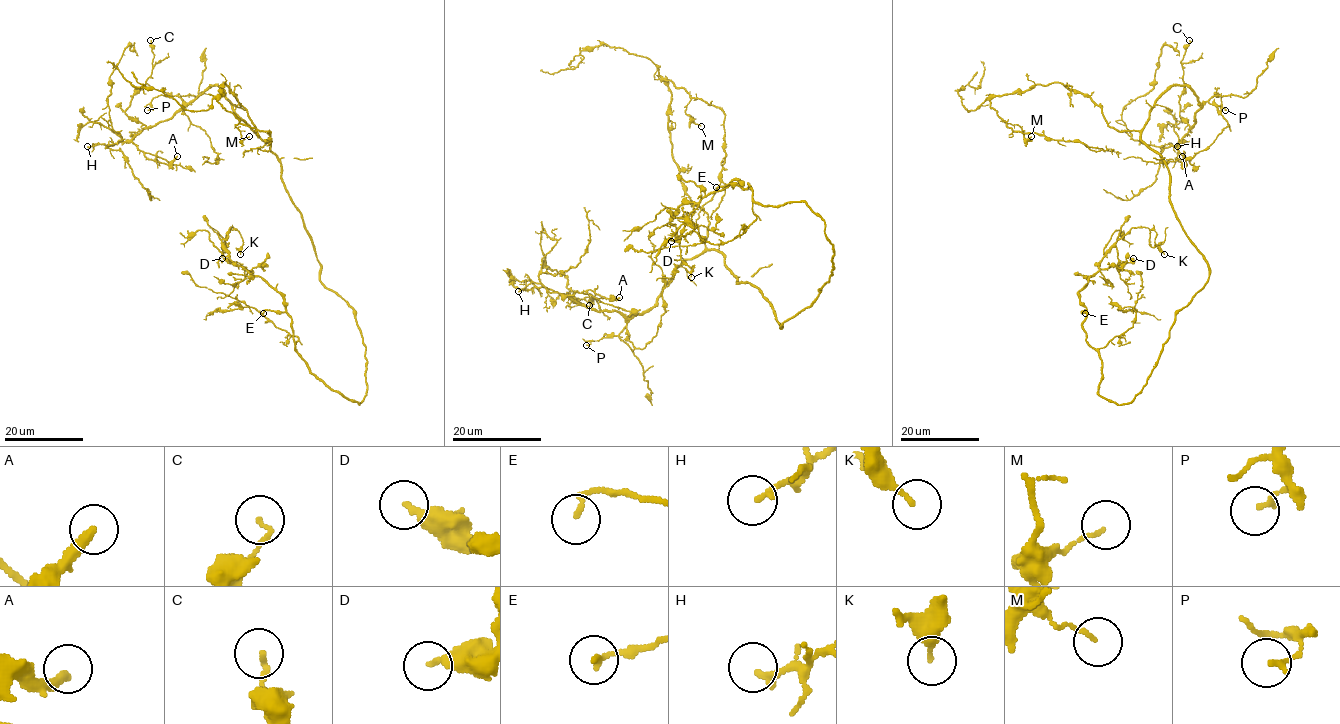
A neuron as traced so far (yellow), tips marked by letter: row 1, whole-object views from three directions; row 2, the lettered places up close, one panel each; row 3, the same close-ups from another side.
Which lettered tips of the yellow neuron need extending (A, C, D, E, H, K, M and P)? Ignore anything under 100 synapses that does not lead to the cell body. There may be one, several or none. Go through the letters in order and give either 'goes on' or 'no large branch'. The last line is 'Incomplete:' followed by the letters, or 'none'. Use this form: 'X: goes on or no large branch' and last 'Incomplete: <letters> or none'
A: no large branch
C: no large branch
D: no large branch
E: no large branch
H: no large branch
K: no large branch
M: no large branch
P: no large branch
Incomplete: none

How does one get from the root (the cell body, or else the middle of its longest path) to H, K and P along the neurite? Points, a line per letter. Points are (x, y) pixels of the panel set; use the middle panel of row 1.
H: (774, 312), (715, 250), (686, 259), (637, 315), (597, 311), (535, 282), (518, 291)
K: (774, 312), (781, 327), (833, 274), (804, 202), (763, 206), (732, 180), (683, 203), (691, 277)
P: (774, 312), (756, 287), (737, 282), (720, 252), (704, 250), (686, 259), (657, 301), (617, 335), (586, 345)

